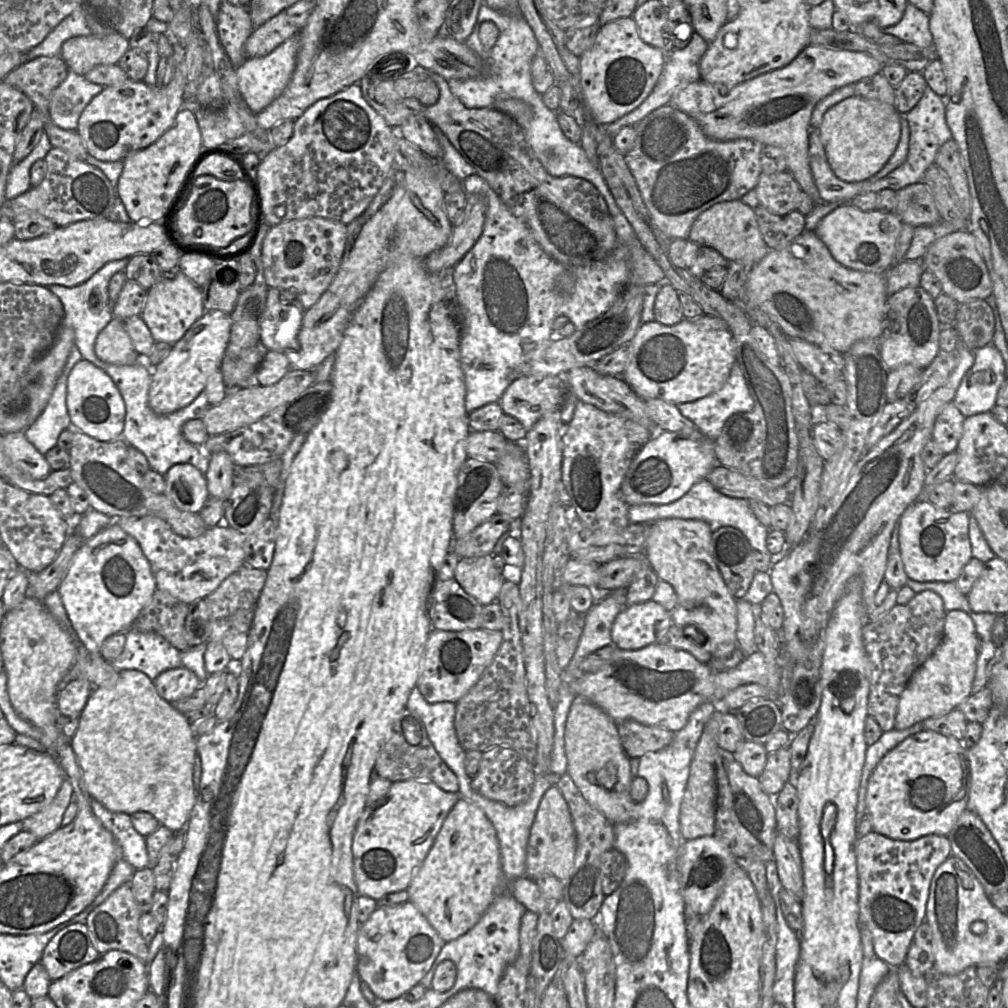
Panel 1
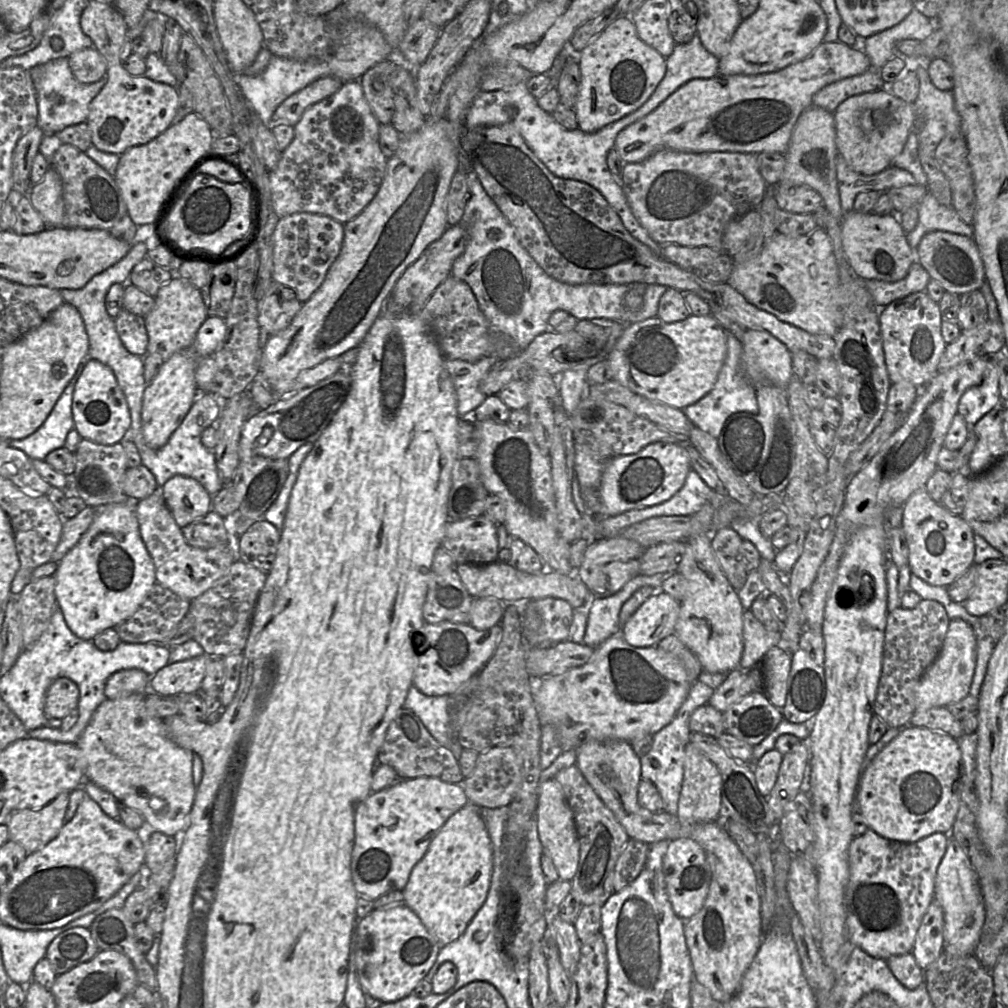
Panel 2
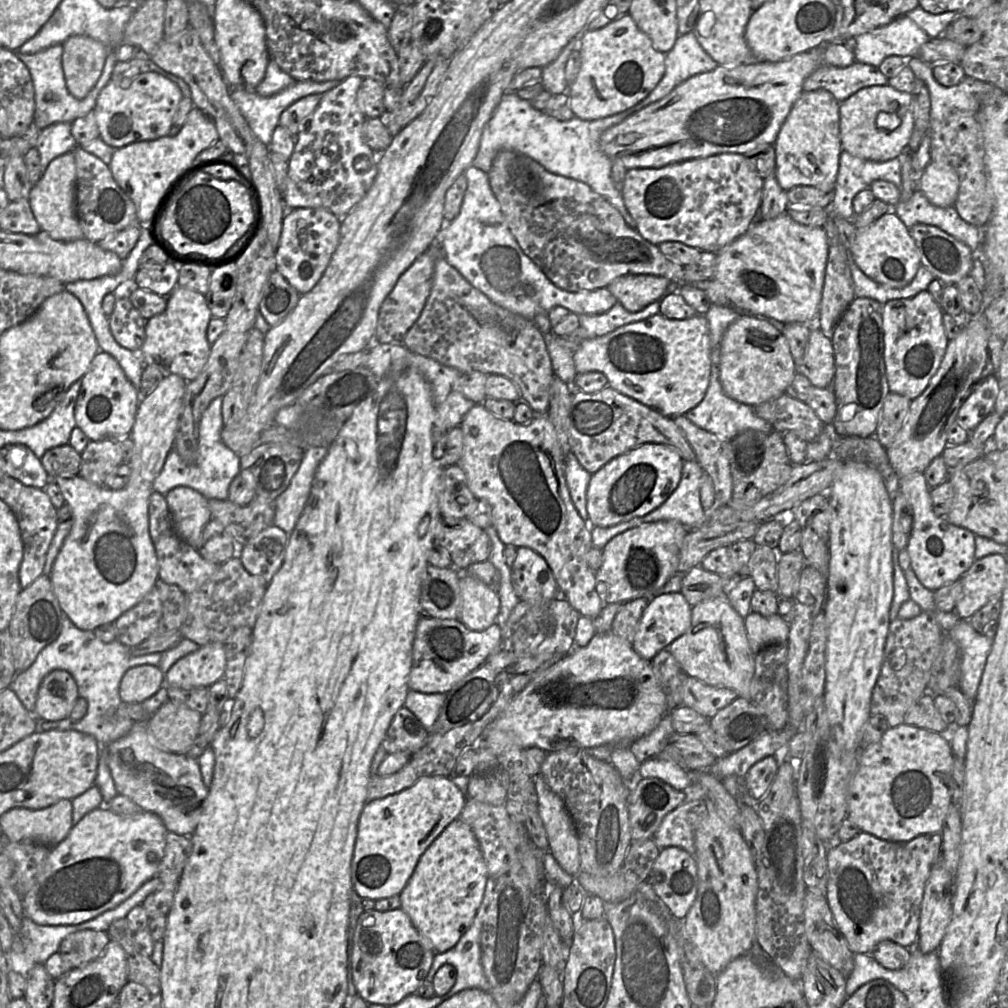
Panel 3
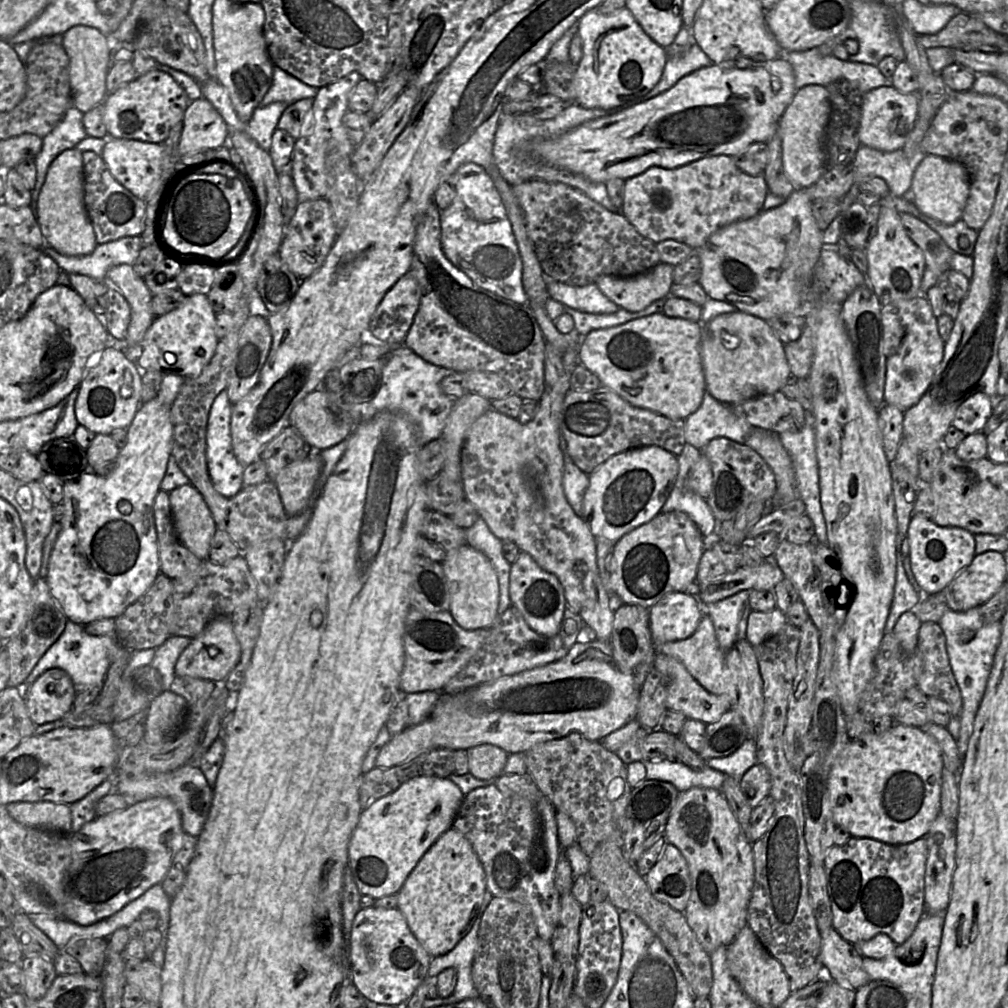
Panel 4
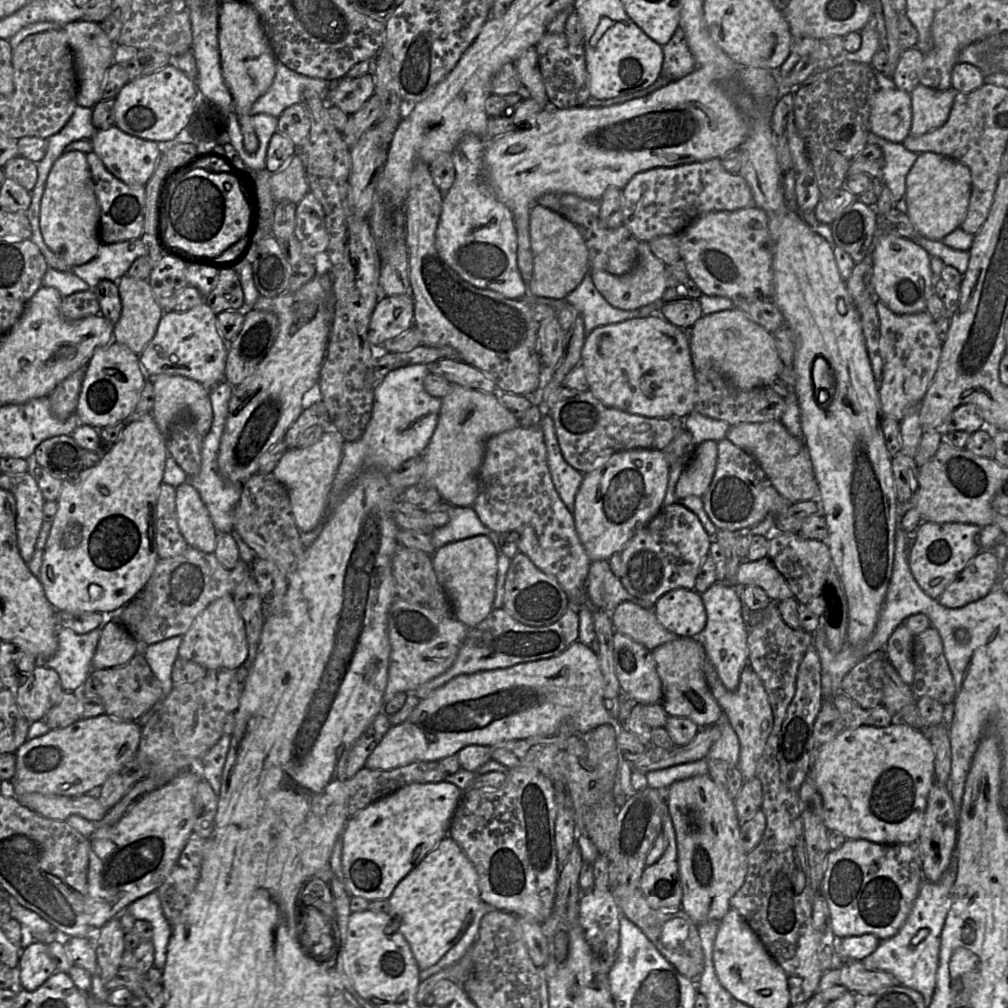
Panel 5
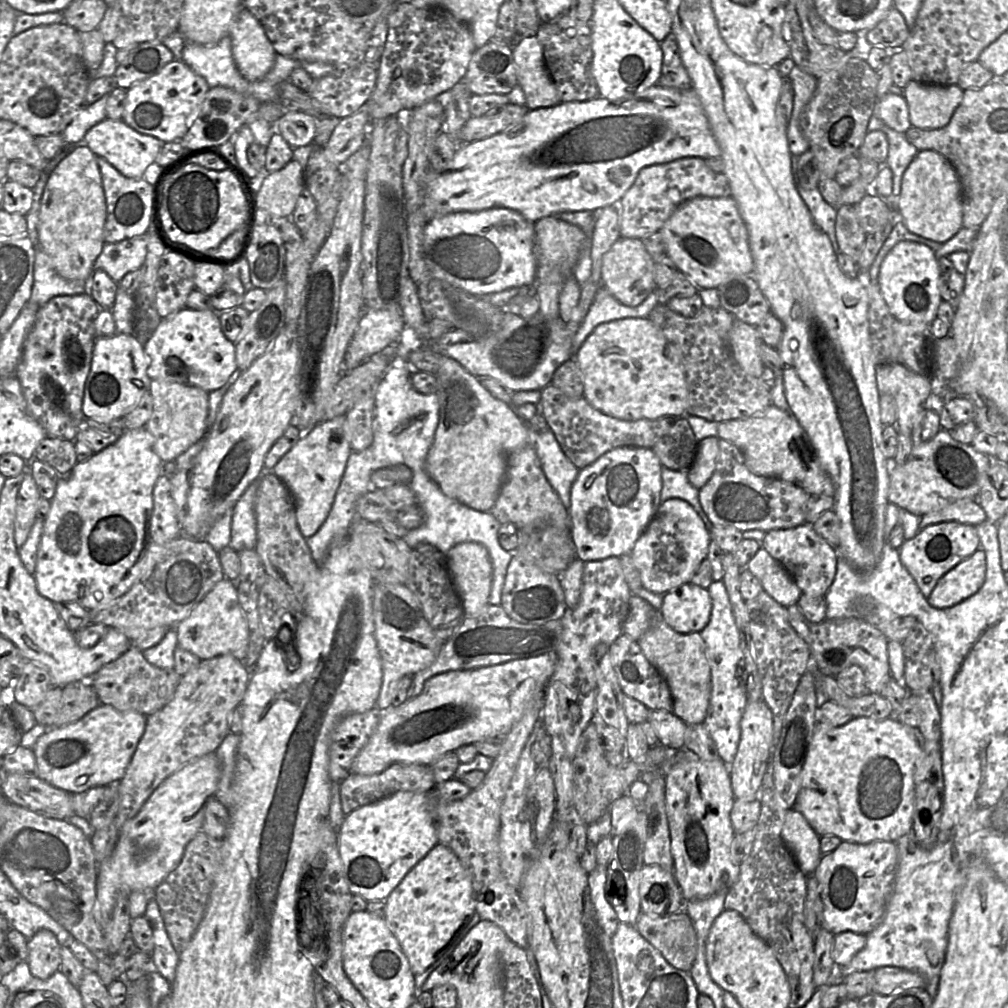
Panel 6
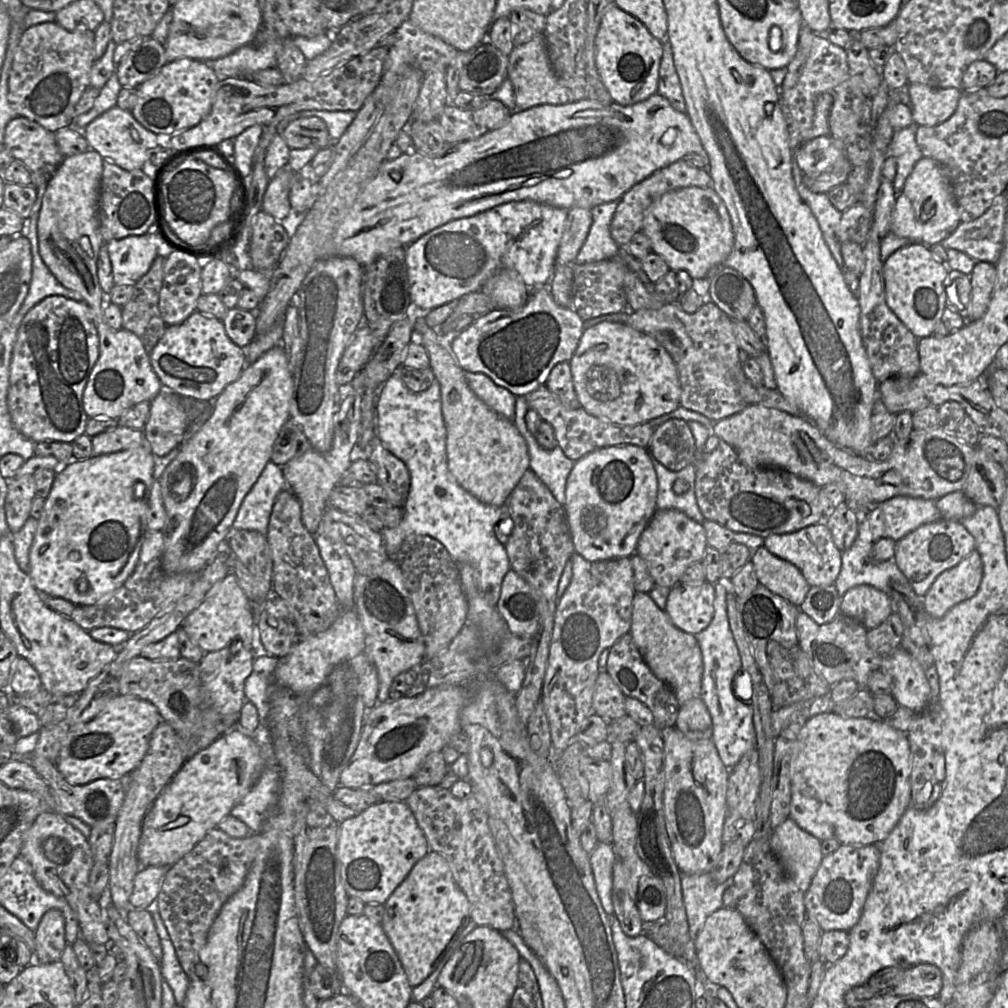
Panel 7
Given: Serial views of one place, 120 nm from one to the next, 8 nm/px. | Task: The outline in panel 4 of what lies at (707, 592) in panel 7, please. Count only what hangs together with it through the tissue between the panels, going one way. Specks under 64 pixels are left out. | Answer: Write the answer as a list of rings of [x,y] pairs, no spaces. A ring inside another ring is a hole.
[[[686,592],[665,595],[649,609],[649,627],[654,645],[690,637],[703,614],[703,605],[696,596]]]

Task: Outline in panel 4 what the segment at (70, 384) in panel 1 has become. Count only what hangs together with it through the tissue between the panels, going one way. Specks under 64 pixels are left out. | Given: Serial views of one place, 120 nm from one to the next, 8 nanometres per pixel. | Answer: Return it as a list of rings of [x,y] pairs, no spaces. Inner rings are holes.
[[[106,347],[87,369],[75,402],[78,423],[95,434],[110,435],[114,430],[127,429],[141,405],[142,371],[135,362],[113,347]]]

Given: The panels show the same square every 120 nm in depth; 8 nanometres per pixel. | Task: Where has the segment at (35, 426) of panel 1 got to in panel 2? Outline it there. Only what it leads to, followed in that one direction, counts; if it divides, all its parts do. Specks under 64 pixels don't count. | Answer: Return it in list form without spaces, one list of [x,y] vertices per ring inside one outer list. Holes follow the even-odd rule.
[[[81,362],[52,411],[43,424],[22,439],[8,440],[9,445],[23,451],[31,459],[44,460],[47,454],[65,444],[67,434],[74,428],[72,399],[77,380],[86,362]]]

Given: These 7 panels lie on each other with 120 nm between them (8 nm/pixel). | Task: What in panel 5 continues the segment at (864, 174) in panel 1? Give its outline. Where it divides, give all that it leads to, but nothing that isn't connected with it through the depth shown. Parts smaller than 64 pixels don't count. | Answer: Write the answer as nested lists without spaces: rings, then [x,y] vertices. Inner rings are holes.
[[[898,88],[878,89],[870,110],[869,131],[894,143],[902,143],[910,134],[911,95]]]

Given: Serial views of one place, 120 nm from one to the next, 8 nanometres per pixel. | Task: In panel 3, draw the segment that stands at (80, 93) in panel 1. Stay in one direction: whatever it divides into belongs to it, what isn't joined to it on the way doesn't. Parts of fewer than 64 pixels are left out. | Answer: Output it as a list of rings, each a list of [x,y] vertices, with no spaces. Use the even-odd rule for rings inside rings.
[[[62,44],[53,45],[43,51],[35,54],[16,53],[19,60],[27,67],[31,75],[35,92],[35,112],[33,126],[36,131],[59,122],[72,123],[79,117],[86,116],[93,111],[97,102],[97,98],[104,86],[111,80],[111,74],[117,61],[117,48],[109,50],[105,60],[104,68],[96,85],[83,99],[77,99],[72,96],[66,86],[65,77],[62,67]]]

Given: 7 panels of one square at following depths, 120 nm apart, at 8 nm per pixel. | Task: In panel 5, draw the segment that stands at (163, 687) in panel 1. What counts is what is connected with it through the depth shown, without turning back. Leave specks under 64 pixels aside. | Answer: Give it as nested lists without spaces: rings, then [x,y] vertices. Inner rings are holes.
[[[231,594],[211,602],[193,621],[183,635],[178,655],[202,665],[206,669],[228,668],[236,670],[248,653],[245,624],[237,611]]]

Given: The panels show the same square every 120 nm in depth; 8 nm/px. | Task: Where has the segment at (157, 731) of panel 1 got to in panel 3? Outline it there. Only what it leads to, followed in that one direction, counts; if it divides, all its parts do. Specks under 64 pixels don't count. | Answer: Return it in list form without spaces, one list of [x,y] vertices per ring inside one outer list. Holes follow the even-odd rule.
[[[134,723],[125,736],[107,748],[108,767],[118,794],[128,797],[141,810],[156,814],[169,832],[191,837],[208,795],[198,760],[161,749],[153,742],[146,723]]]

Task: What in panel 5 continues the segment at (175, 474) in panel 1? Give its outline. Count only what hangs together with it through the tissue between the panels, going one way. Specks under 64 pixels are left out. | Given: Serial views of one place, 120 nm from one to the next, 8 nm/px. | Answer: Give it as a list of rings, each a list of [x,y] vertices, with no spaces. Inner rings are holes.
[[[189,481],[175,488],[175,507],[180,533],[189,547],[213,553],[218,532],[198,491]]]

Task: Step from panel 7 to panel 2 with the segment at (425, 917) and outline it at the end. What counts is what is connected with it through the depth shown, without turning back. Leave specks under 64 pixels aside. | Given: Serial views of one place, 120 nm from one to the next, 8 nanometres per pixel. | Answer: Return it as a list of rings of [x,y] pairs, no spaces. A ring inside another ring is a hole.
[[[473,803],[451,815],[432,839],[426,854],[413,867],[403,889],[404,903],[421,919],[429,933],[440,945],[456,940],[484,904],[493,873],[493,847],[485,820]]]

